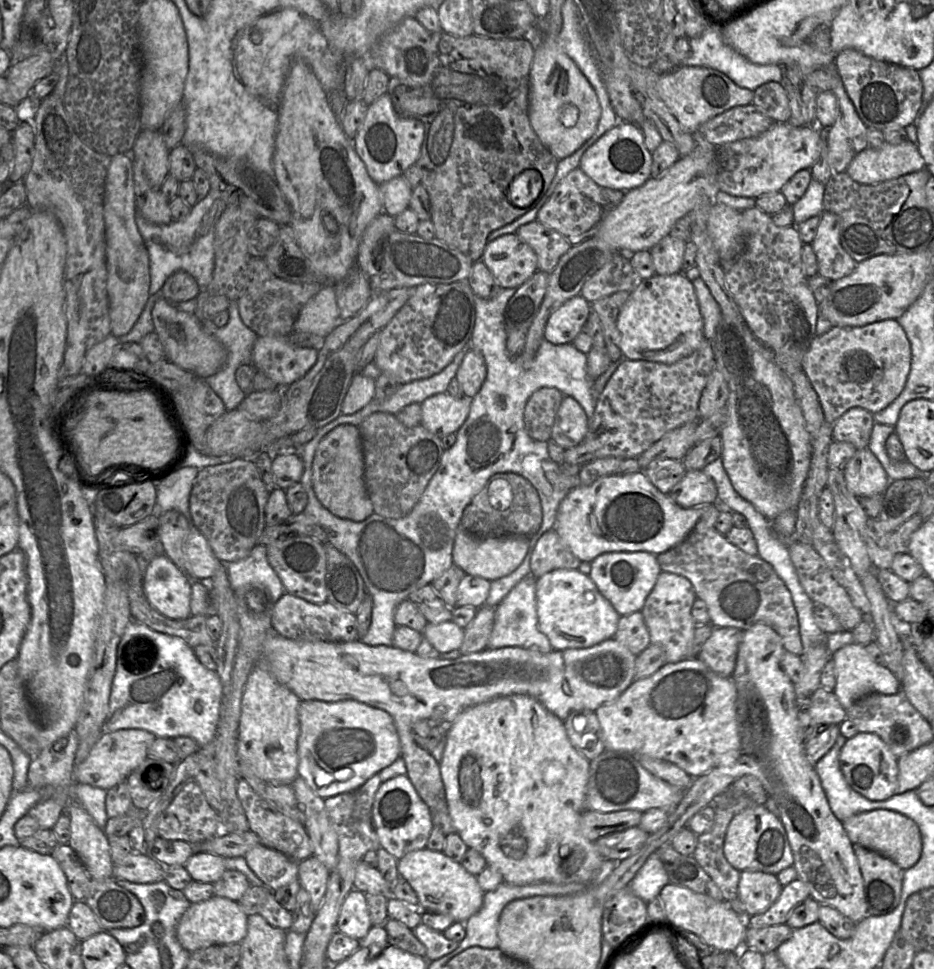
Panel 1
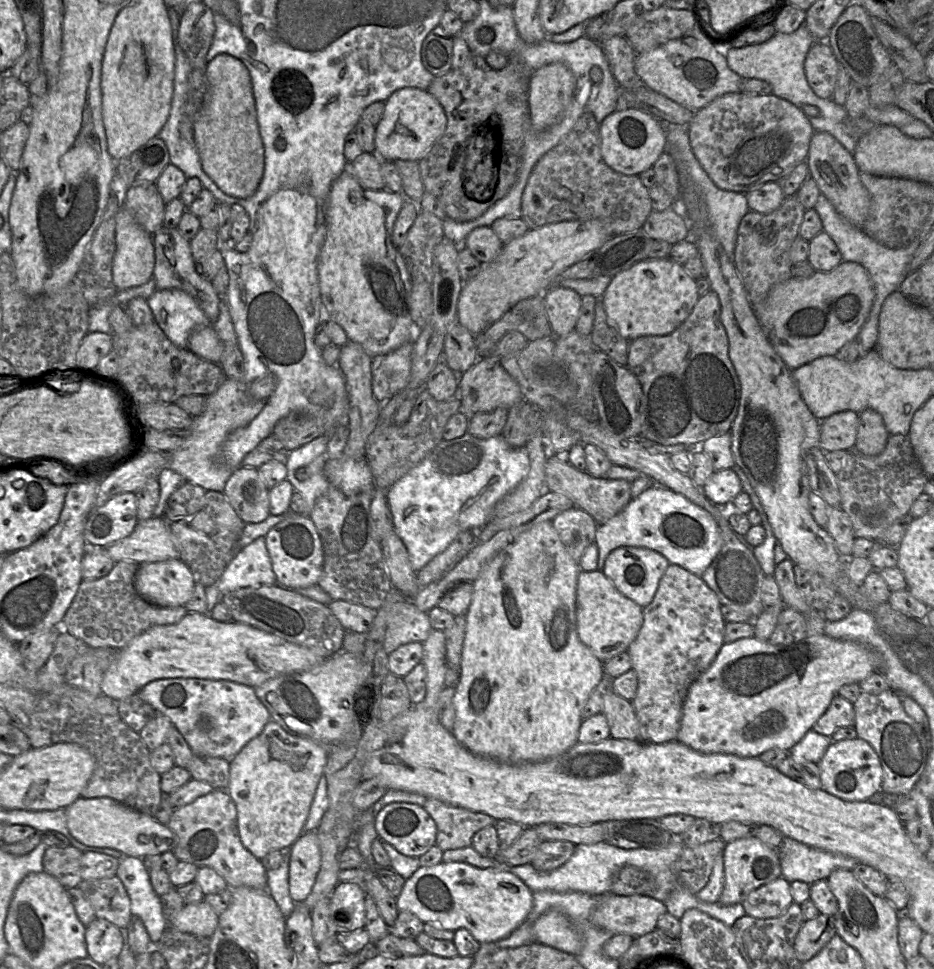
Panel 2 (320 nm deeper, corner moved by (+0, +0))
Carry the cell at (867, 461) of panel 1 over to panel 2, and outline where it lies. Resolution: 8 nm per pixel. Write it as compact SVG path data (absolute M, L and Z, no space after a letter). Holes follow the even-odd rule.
M865 409L858 413L859 426L855 448L862 454L874 456L886 447L890 434L883 417L873 409Z

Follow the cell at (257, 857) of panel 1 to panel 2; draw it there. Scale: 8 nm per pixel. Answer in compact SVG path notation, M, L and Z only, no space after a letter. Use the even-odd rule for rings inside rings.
M270 720L262 732L250 740L230 761L227 791L236 805L239 836L245 848L256 858L261 860L274 850L289 851L304 833L304 826L328 757L327 746L309 738L291 735L274 720Z

